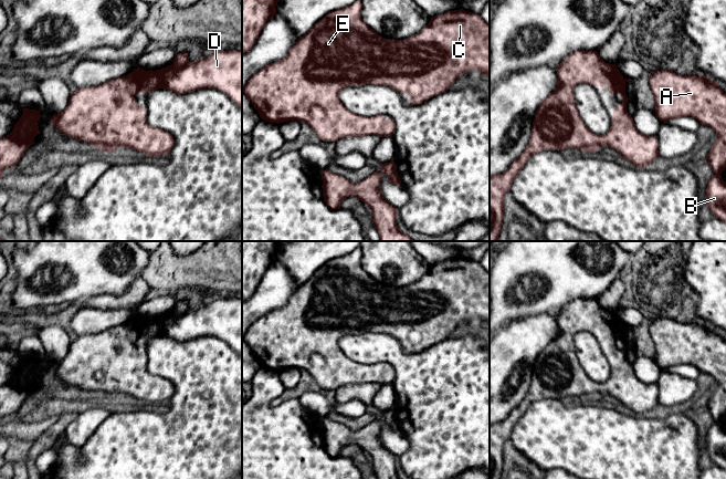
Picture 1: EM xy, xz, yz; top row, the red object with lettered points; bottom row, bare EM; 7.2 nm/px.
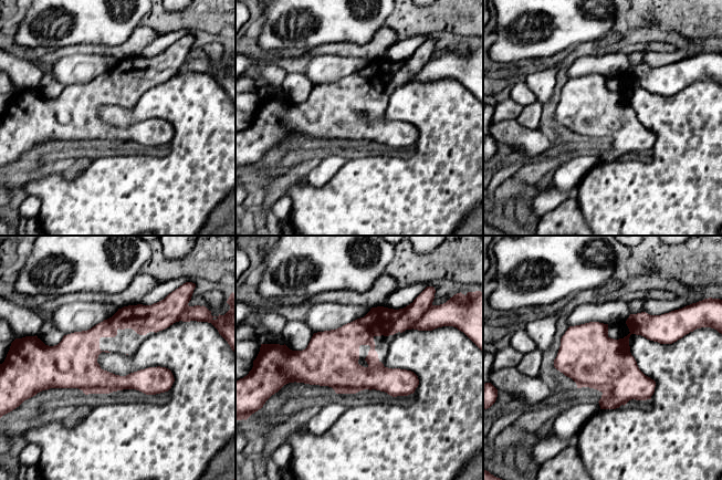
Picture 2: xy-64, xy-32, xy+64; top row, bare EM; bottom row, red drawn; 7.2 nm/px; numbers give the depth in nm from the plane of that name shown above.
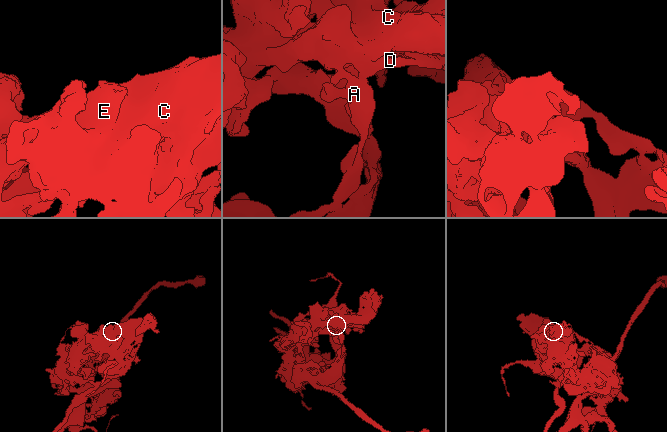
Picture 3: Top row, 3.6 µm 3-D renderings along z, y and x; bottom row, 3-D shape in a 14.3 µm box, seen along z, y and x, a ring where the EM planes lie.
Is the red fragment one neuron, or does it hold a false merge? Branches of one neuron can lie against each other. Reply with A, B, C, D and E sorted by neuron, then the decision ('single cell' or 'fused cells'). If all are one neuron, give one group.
groups A B D / C E; fused cells

